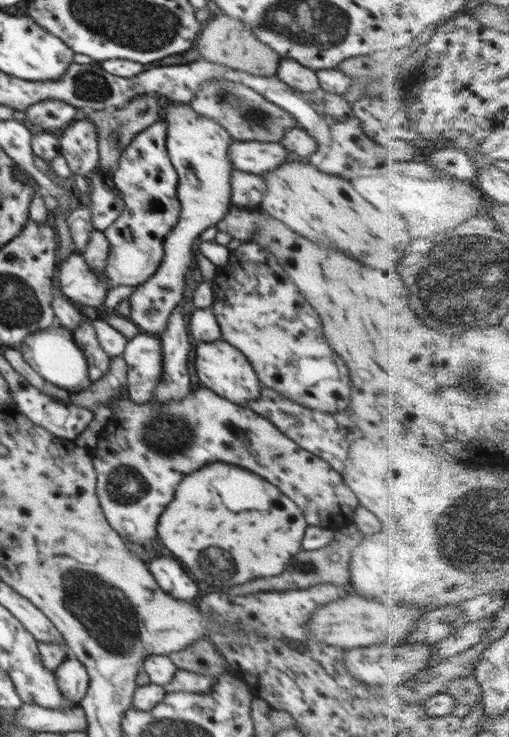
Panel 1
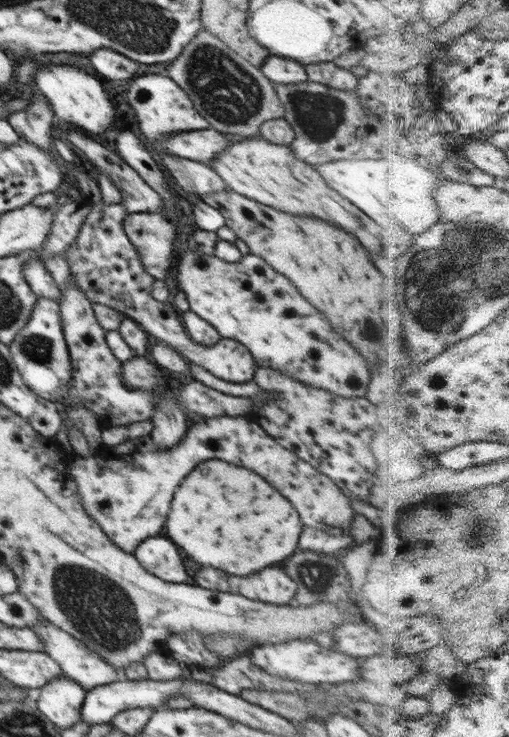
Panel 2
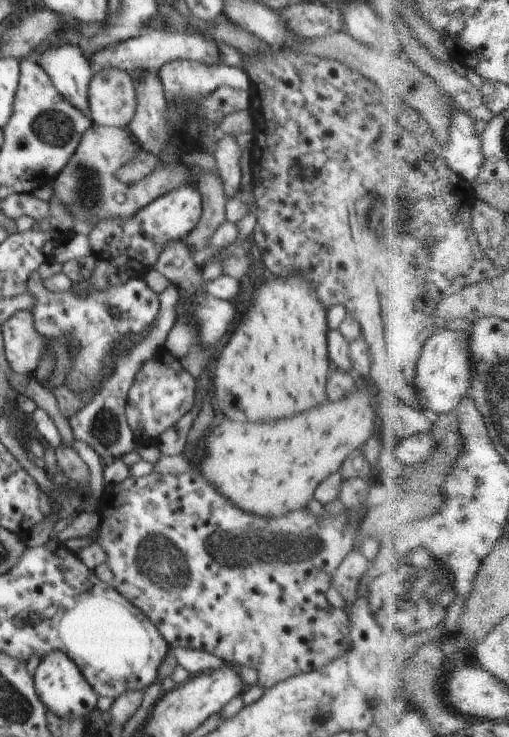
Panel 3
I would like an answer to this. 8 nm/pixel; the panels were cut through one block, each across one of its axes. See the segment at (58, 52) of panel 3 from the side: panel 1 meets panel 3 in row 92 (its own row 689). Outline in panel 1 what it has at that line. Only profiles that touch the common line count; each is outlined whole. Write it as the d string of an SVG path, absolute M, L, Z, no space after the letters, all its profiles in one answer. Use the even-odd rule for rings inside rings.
M75 656L71 659L66 658L54 672L62 696L75 704L85 697L89 688L89 674L79 659Z

